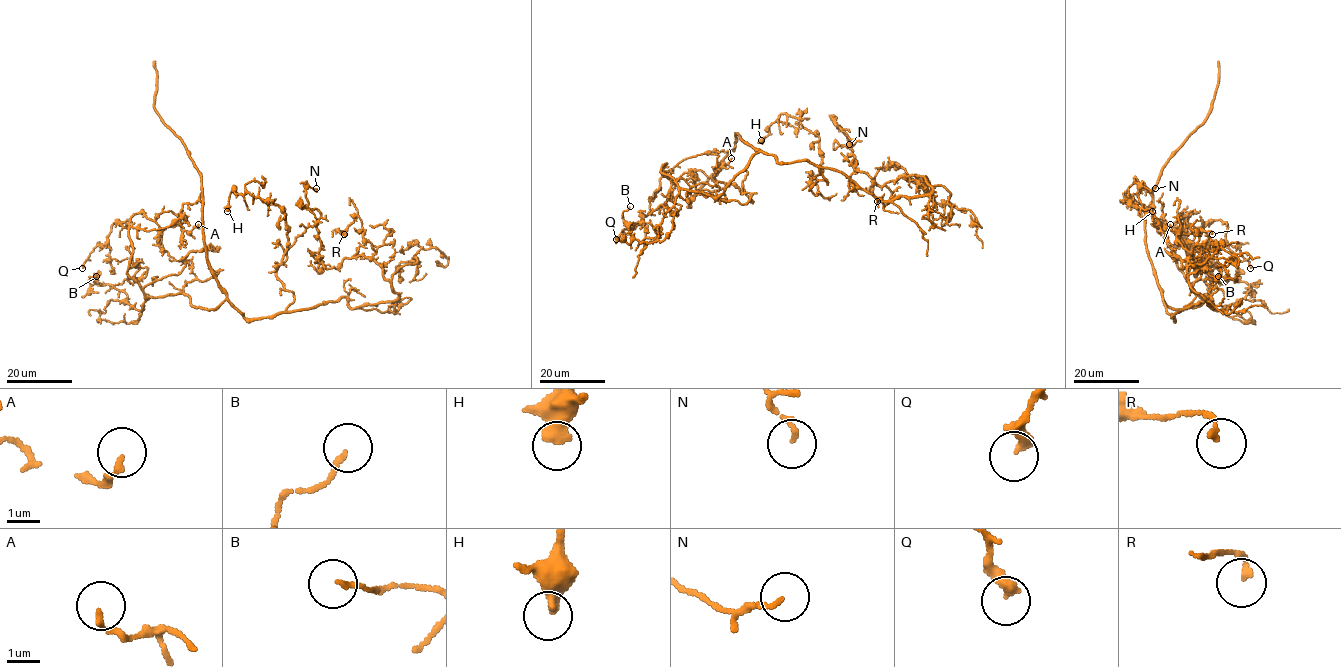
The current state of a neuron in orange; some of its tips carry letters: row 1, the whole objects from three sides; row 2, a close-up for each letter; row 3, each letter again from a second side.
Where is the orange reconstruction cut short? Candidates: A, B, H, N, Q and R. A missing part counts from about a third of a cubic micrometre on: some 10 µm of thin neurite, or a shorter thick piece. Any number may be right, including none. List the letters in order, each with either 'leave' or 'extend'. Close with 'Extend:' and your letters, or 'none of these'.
A: leave
B: leave
H: leave
N: leave
Q: leave
R: leave
Extend: none of these

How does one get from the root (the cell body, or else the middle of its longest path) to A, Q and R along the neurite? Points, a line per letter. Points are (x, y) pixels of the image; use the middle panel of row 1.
A: (814, 164), (758, 152), (717, 197), (660, 171), (714, 176), (731, 158)
Q: (814, 164), (758, 152), (712, 197), (681, 189), (660, 171), (665, 163), (648, 214), (616, 239)
R: (814, 164), (882, 201), (932, 188), (897, 165), (880, 168), (877, 201)

